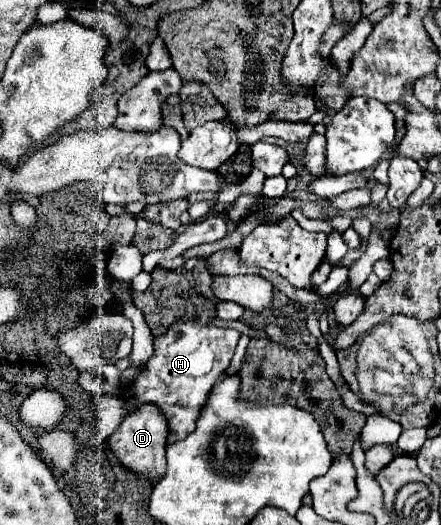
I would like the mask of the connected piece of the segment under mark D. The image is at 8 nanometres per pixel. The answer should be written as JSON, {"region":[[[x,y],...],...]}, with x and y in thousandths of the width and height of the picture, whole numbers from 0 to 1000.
{"region":[[[322,768],[308,783],[295,783],[290,790],[281,790],[277,806],[249,829],[245,844],[281,890],[336,909],[340,920],[354,920],[376,893],[372,851],[376,851],[381,829],[385,829],[381,802],[372,798],[372,787],[363,783],[363,775],[354,775],[349,768]]]}

